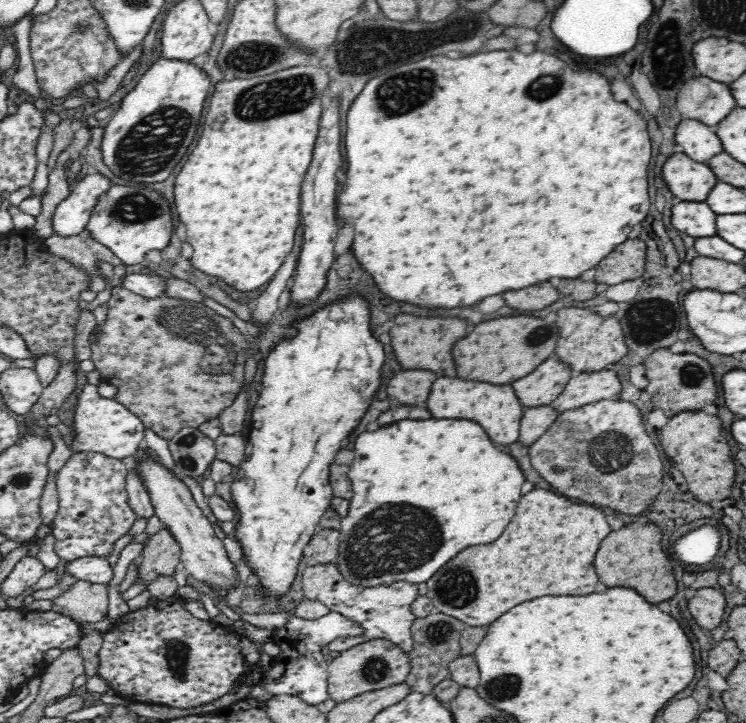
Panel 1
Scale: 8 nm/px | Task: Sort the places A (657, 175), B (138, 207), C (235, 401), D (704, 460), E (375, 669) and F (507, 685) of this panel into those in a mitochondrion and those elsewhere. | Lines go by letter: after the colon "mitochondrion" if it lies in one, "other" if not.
A: other
B: mitochondrion
C: other
D: other
E: mitochondrion
F: mitochondrion

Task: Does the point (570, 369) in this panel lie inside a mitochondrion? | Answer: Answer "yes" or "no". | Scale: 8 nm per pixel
no

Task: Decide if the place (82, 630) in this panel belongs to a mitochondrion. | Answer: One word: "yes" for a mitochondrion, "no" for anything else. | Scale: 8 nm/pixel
no

